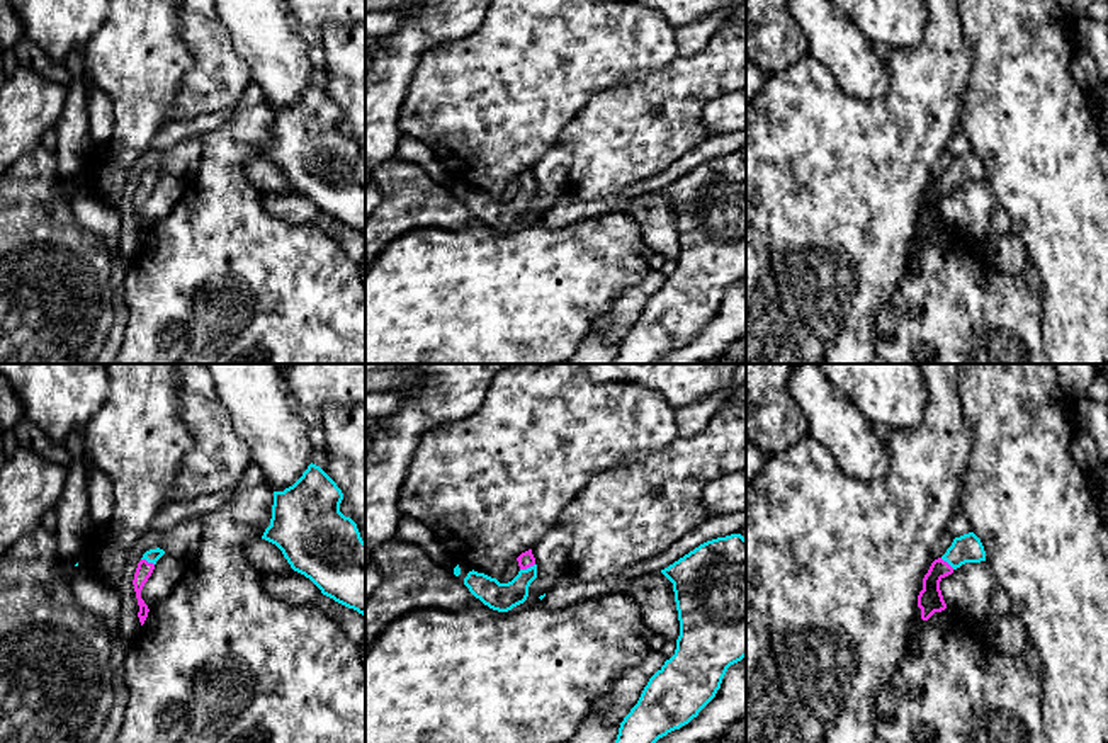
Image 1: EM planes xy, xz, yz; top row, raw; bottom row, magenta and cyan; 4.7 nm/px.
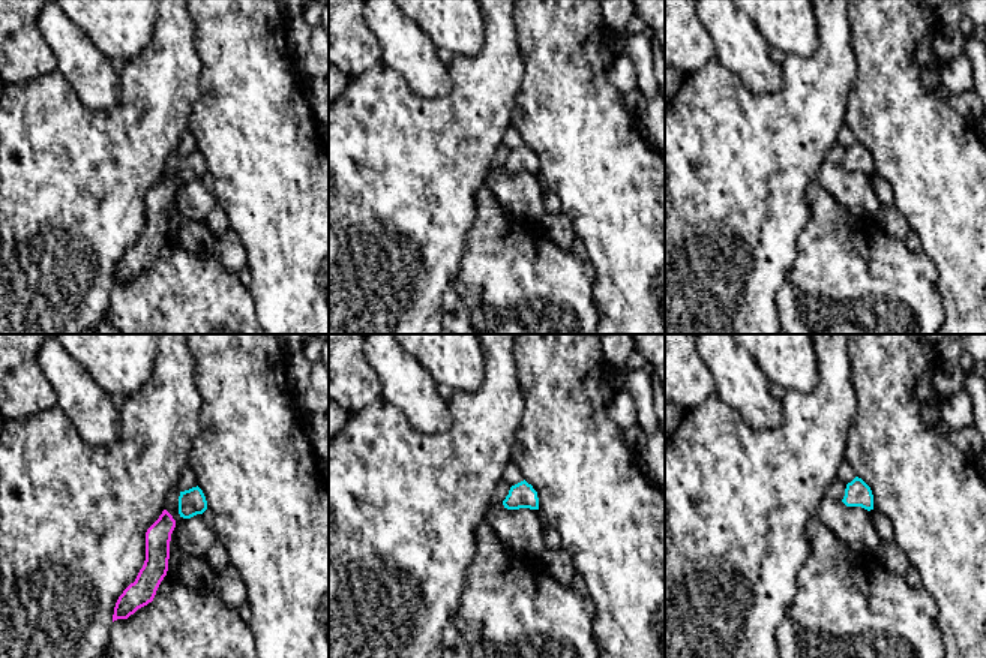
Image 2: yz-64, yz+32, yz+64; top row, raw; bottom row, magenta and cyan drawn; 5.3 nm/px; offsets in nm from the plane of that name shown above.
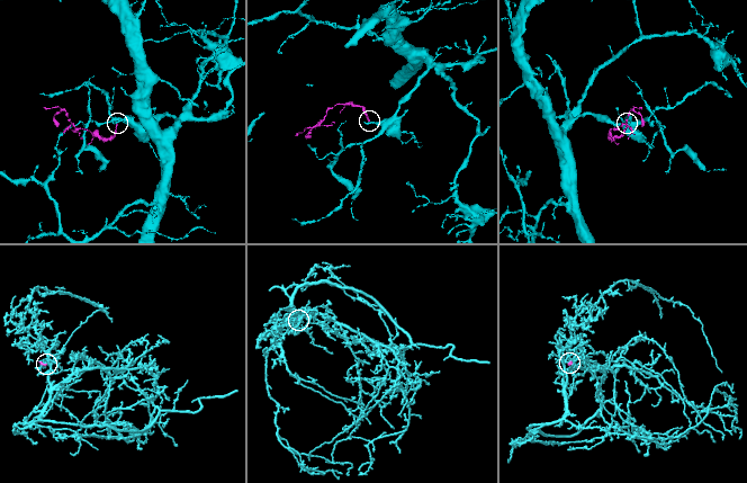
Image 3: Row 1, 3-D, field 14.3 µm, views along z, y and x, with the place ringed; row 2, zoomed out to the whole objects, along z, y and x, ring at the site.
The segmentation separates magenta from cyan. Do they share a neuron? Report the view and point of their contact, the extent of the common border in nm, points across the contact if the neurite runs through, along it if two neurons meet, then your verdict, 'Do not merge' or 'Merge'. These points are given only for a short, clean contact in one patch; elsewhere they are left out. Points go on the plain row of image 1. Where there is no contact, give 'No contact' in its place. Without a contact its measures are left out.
Touches magenta at xz (527, 186). Shared border 80 nm. Path across: xz (525, 179), (527, 186), (527, 194), (502, 216). Merge

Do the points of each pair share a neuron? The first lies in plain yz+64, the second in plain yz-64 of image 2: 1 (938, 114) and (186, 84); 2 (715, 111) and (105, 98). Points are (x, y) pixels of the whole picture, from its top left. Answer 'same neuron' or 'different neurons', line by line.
1: different neurons
2: different neurons

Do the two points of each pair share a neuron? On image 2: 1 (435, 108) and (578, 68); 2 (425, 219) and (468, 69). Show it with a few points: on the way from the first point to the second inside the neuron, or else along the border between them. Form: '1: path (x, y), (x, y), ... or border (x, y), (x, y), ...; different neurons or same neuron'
1: border (520, 48), (524, 78), (511, 119); different neurons
2: path (429, 182), (429, 161), (470, 120), (470, 107); same neuron

